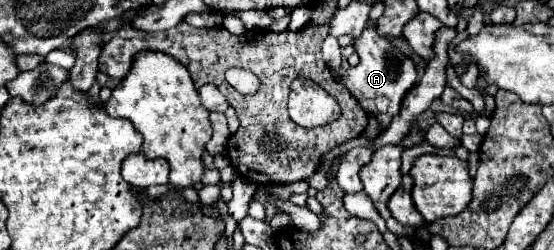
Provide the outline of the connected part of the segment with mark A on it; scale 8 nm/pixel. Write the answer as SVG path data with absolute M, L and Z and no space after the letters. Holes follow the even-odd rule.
M374 27L364 29L364 35L354 41L354 49L360 55L360 63L346 70L340 68L339 74L335 74L334 78L356 97L356 101L368 115L378 119L378 125L380 125L378 133L382 133L388 129L390 121L400 113L400 105L406 93L416 85L416 69L414 69L414 63L406 59L396 47L392 47L388 39L380 39ZM380 101L386 101L388 105L384 113L382 113L382 107L378 105Z

